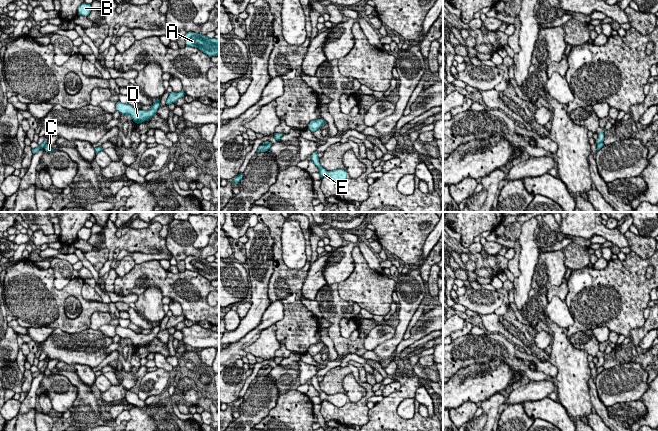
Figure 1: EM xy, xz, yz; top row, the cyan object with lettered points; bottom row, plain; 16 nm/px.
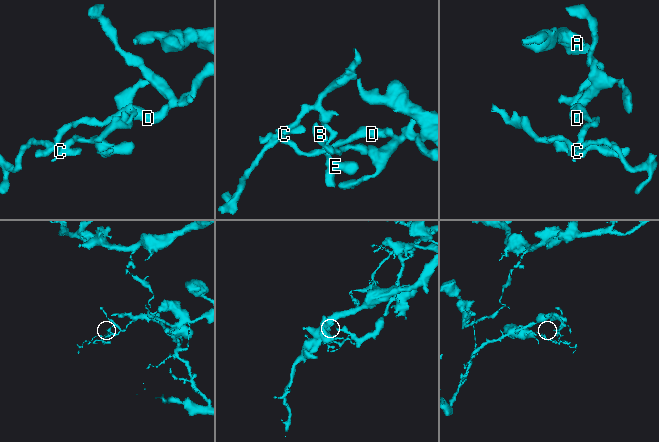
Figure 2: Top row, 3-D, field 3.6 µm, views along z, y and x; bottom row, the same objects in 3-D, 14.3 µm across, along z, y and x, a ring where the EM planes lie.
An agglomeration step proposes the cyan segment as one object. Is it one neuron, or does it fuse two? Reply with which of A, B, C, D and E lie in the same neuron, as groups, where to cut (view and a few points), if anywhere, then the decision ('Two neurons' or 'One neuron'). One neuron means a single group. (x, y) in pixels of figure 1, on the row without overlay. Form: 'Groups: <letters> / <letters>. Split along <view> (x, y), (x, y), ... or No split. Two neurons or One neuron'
Groups: A B D / C E. Split along yz (602, 365), (597, 368). Two neurons

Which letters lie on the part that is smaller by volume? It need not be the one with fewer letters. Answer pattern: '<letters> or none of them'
C, E

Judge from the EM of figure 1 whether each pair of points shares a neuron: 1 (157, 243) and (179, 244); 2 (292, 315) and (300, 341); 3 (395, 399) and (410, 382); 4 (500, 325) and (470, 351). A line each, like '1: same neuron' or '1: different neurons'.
1: different neurons
2: same neuron
3: same neuron
4: different neurons

